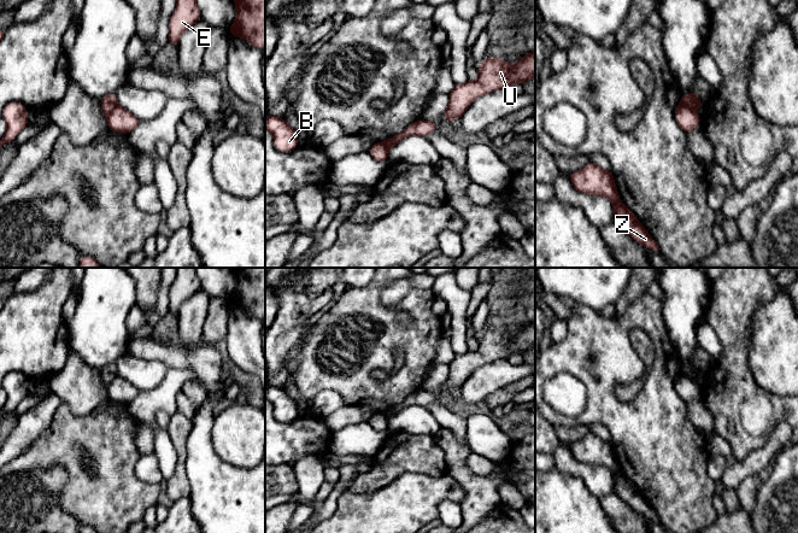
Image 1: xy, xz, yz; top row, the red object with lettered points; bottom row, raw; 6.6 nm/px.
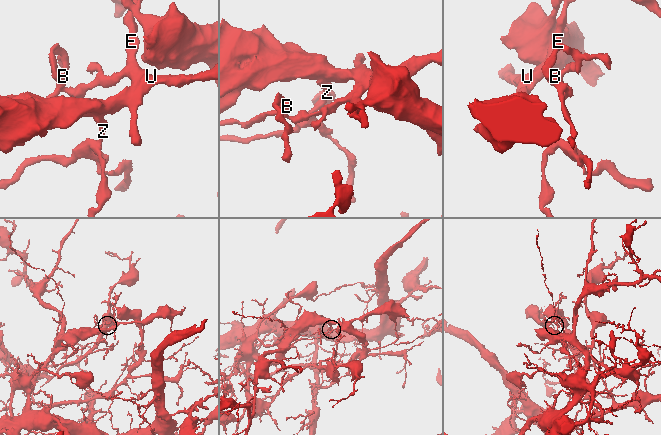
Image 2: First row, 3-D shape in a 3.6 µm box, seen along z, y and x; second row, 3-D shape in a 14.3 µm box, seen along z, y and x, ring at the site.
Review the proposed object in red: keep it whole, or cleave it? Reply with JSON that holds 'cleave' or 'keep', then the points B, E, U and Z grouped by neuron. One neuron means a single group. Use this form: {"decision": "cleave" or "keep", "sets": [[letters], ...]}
{"decision": "cleave", "sets": [["B", "Z"], ["E", "U"]]}

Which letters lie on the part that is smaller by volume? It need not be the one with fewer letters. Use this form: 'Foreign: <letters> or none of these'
Foreign: B, Z

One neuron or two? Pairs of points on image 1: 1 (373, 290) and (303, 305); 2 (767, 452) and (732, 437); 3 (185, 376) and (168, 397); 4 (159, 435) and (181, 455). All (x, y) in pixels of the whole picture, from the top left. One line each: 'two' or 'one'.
1: two
2: two
3: one
4: two

